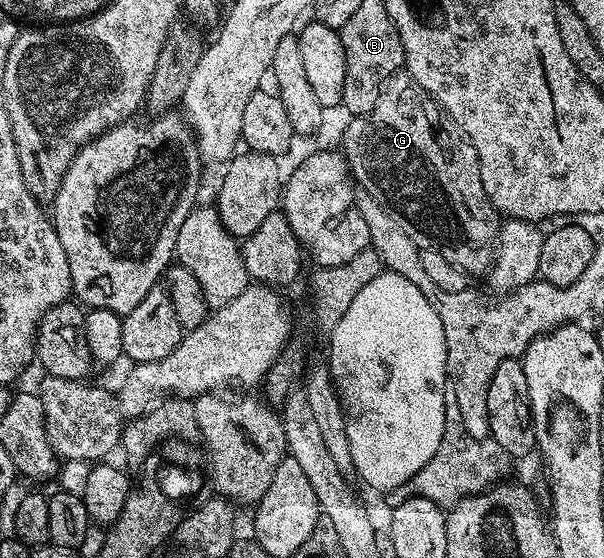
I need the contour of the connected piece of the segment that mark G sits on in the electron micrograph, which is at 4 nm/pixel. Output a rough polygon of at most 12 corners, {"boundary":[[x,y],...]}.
{"boundary":[[411,75],[353,116],[355,184],[423,251],[485,276],[500,215]]}

